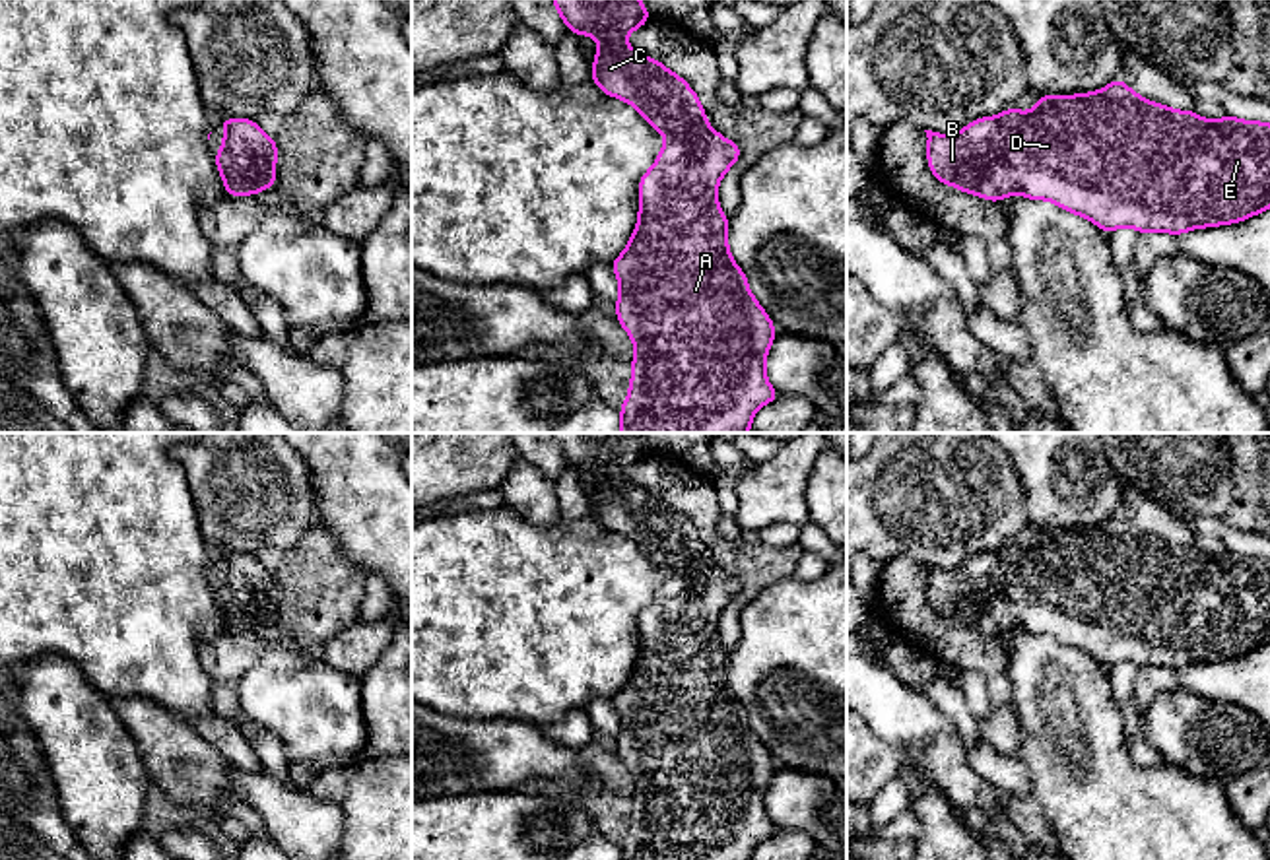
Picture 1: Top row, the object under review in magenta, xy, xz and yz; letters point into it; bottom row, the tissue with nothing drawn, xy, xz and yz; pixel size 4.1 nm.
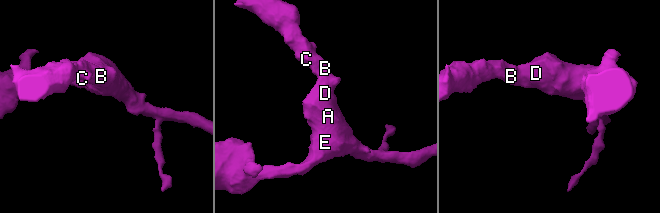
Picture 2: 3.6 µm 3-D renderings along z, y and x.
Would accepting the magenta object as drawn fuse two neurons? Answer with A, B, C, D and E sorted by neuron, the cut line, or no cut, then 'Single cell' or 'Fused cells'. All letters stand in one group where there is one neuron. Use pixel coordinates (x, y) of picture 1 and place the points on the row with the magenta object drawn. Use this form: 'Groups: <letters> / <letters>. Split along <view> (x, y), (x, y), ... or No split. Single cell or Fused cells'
Groups: A B C D E. No split. Single cell

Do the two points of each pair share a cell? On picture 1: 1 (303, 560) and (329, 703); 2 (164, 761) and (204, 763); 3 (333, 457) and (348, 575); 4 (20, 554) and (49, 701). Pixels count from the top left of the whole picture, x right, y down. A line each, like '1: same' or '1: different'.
1: different
2: same
3: different
4: different

